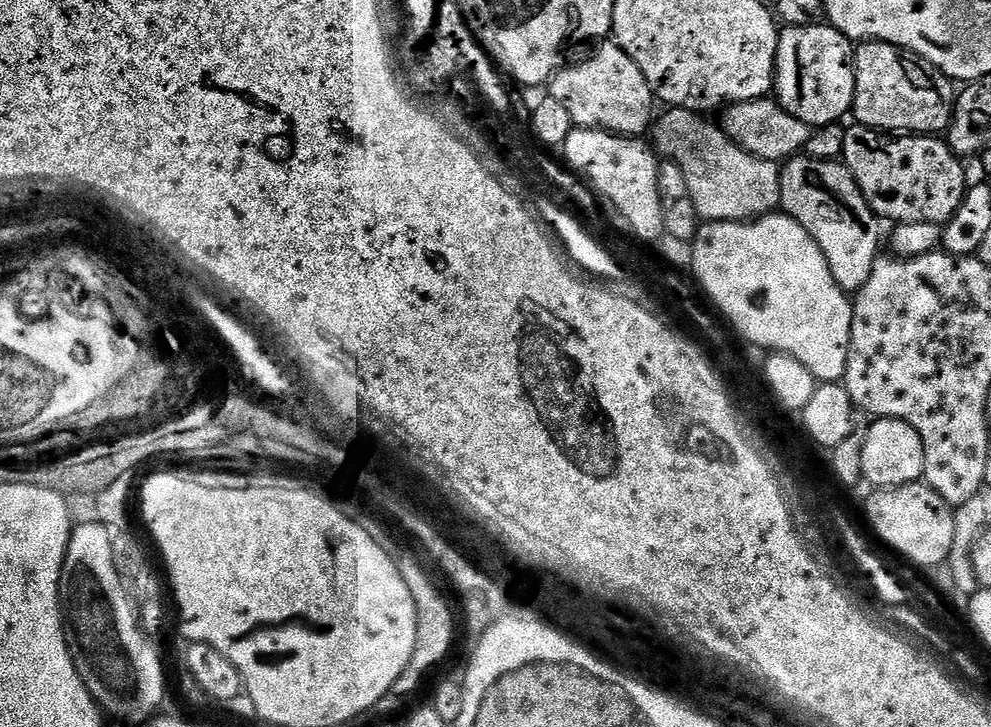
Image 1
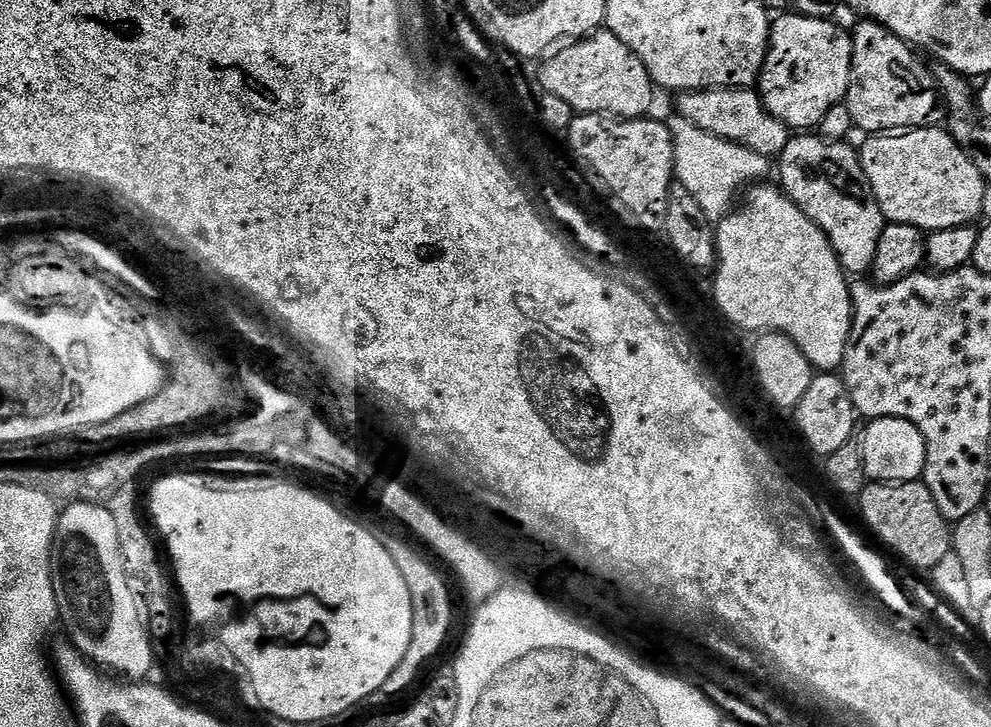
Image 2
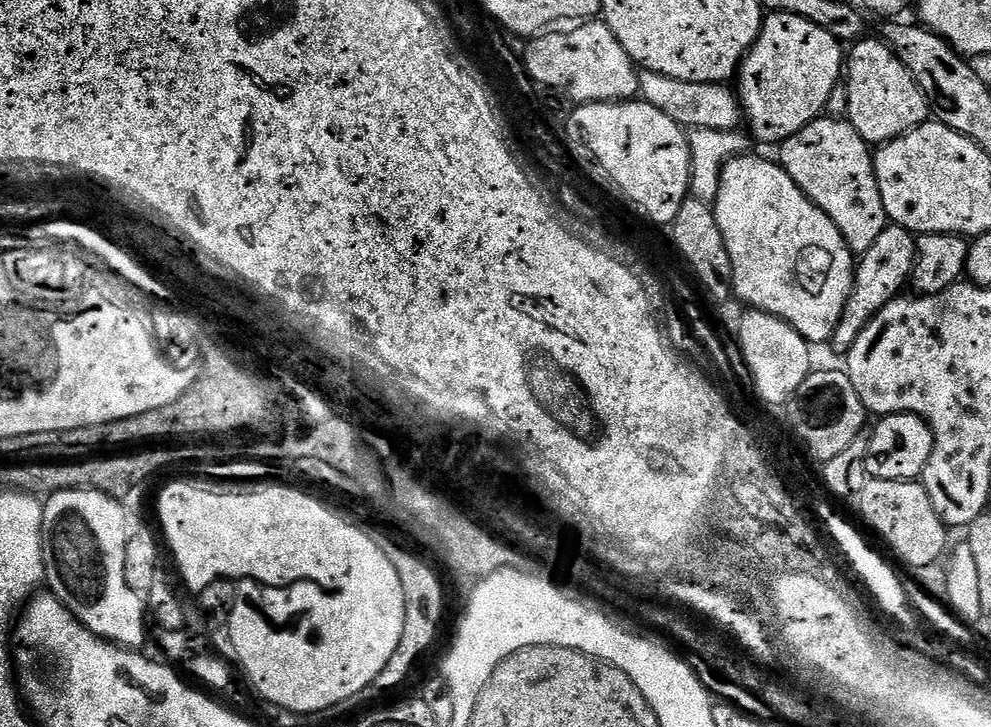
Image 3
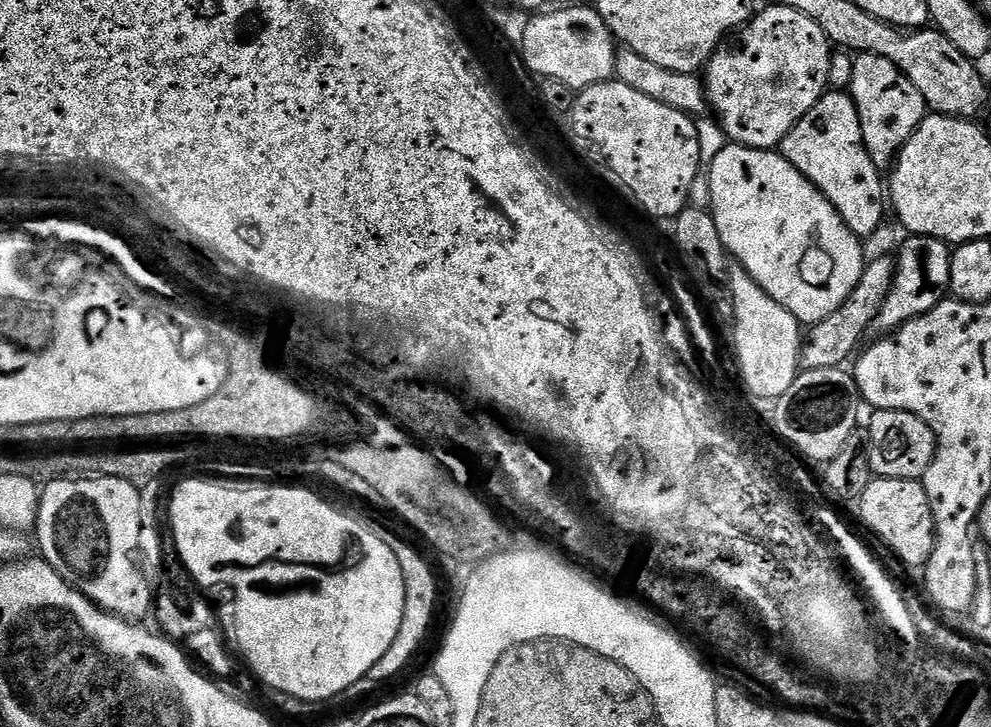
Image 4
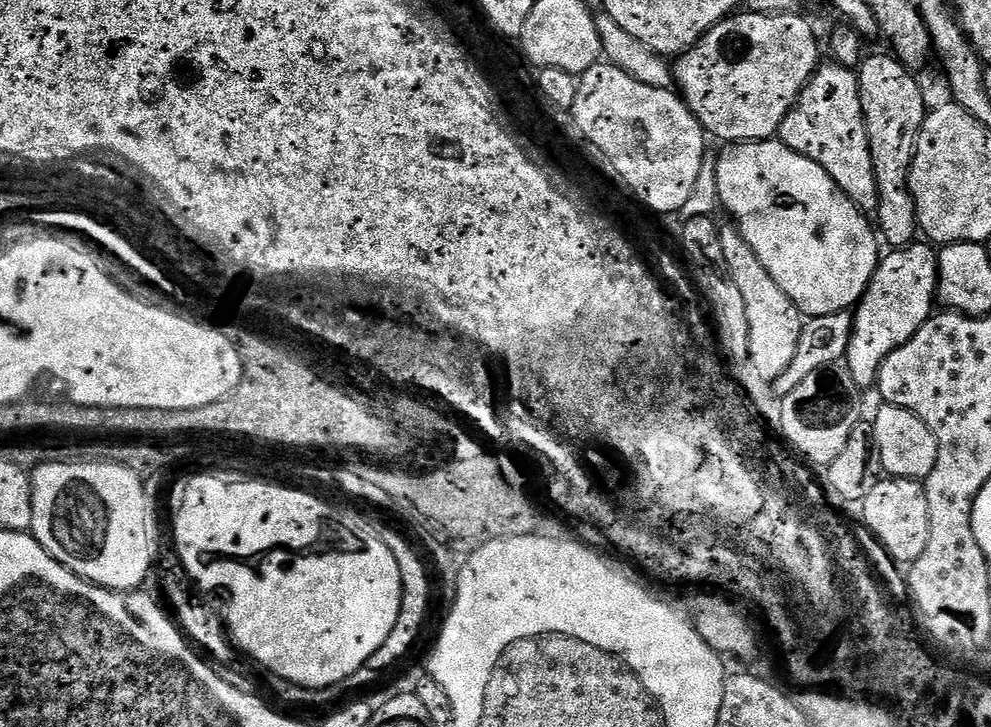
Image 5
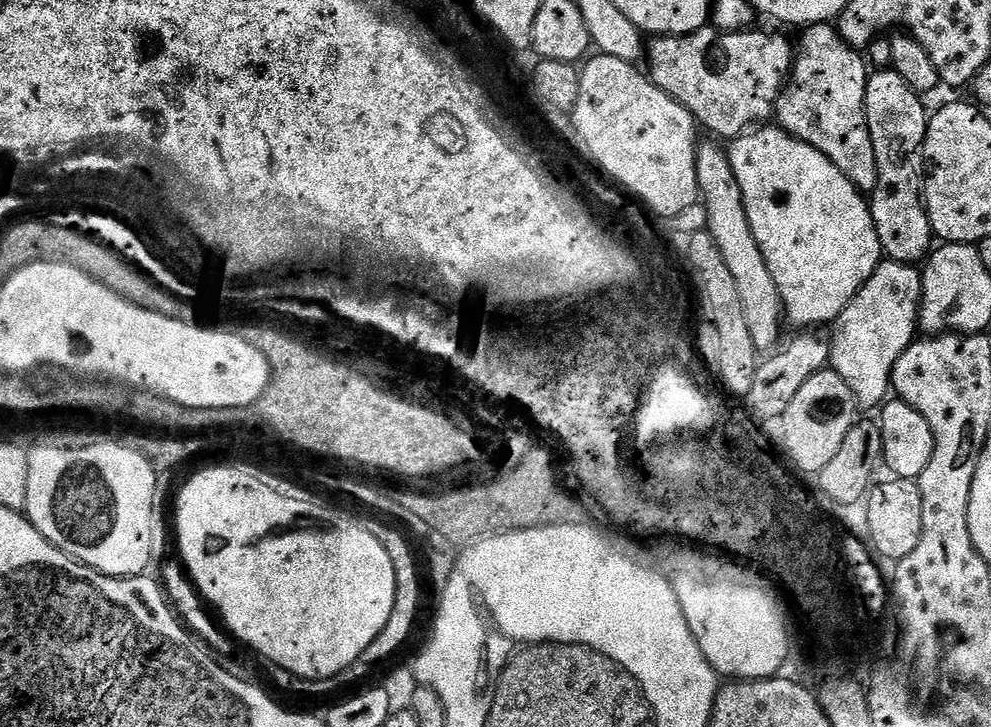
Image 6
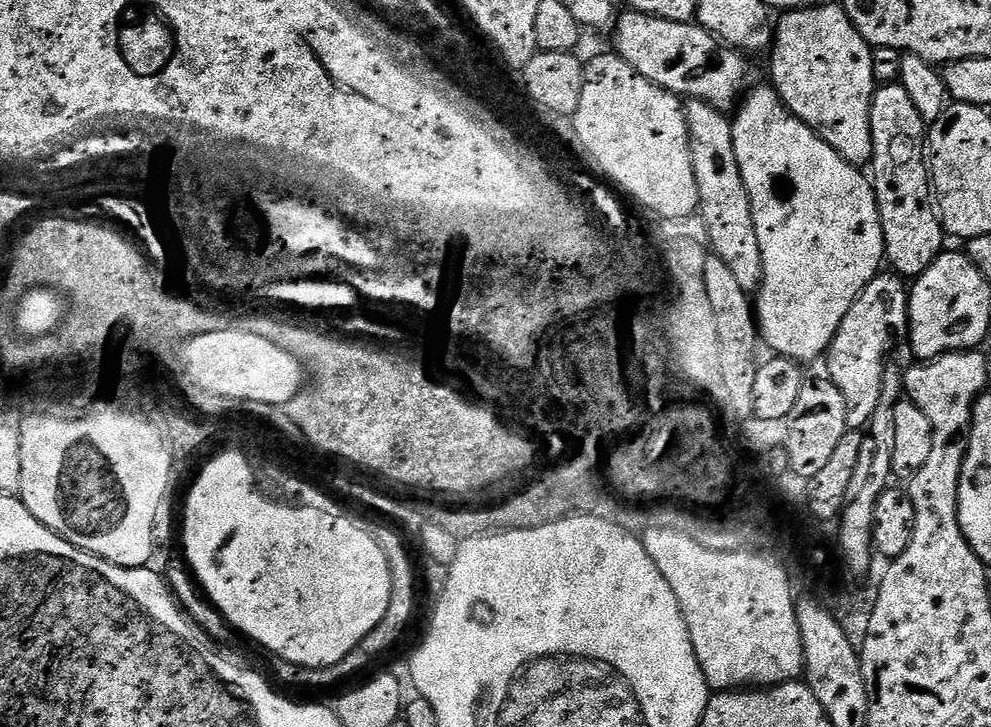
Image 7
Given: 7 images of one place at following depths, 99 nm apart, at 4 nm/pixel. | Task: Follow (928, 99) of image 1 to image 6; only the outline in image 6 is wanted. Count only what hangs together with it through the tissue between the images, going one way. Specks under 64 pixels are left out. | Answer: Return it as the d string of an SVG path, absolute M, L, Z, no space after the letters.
M876 70L868 77L866 86L866 118L870 138L874 142L874 158L878 170L878 182L870 193L870 207L874 226L878 230L880 251L887 259L897 260L903 264L919 265L927 261L934 248L934 237L928 212L924 209L924 194L922 191L922 164L921 152L924 139L928 133L930 119L929 109L924 109L921 93L915 92L906 81L891 70Z

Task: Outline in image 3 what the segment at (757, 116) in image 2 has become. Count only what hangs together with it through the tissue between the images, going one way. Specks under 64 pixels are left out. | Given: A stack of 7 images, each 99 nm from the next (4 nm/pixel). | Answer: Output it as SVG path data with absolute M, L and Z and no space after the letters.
M641 71L639 95L650 106L662 110L662 114L666 114L666 118L674 118L674 122L678 122L681 128L685 130L701 128L702 130L735 132L742 124L740 98L727 83L711 84L710 82L682 82L678 78L666 78L666 74Z

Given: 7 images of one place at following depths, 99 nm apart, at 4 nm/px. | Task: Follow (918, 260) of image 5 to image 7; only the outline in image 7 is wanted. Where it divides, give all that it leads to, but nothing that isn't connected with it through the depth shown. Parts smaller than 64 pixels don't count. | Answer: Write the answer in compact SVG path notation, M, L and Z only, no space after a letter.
M891 270L881 271L865 286L854 306L846 310L846 318L842 318L842 326L838 326L836 337L828 347L826 376L834 382L834 386L838 386L846 401L849 429L867 429L872 423L874 410L878 410L878 402L882 398L884 365L889 359L892 340L903 341L908 335L909 291L905 277L897 276Z

